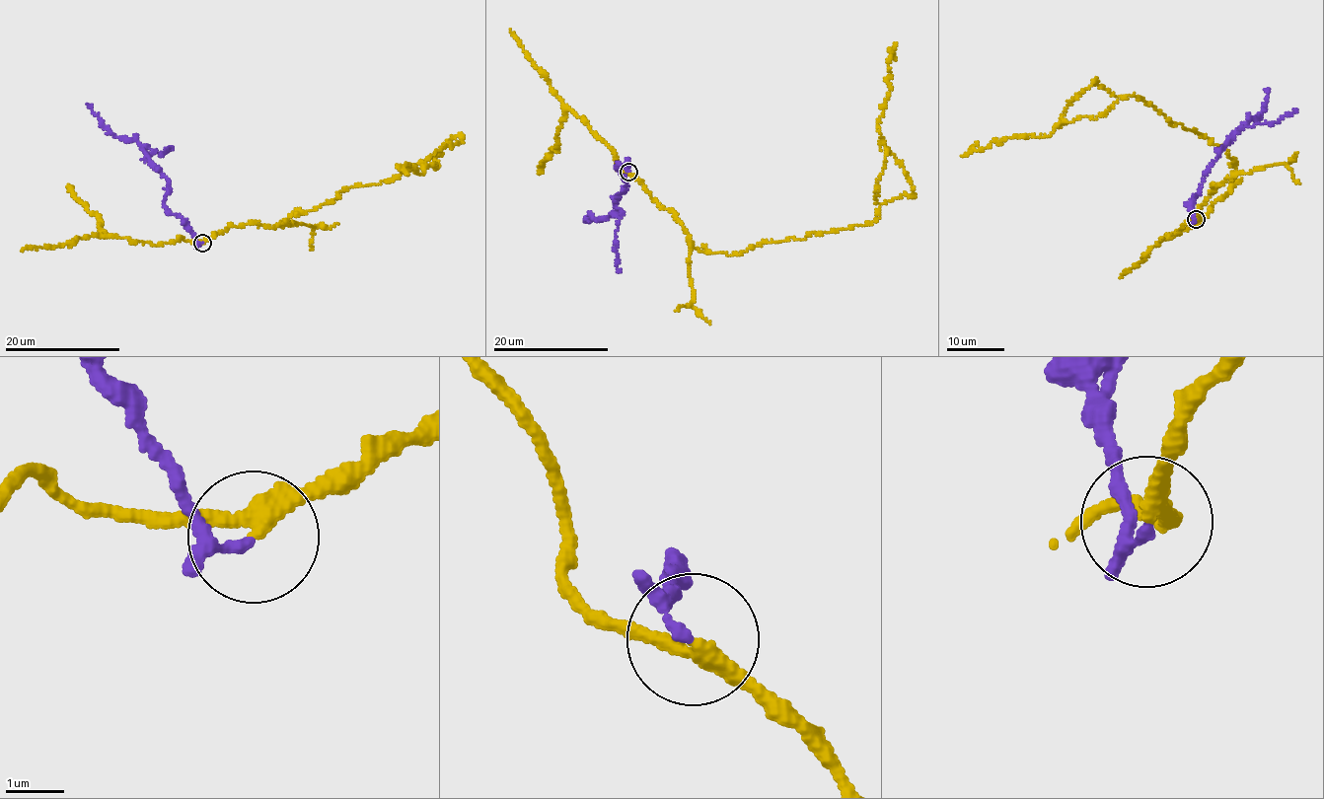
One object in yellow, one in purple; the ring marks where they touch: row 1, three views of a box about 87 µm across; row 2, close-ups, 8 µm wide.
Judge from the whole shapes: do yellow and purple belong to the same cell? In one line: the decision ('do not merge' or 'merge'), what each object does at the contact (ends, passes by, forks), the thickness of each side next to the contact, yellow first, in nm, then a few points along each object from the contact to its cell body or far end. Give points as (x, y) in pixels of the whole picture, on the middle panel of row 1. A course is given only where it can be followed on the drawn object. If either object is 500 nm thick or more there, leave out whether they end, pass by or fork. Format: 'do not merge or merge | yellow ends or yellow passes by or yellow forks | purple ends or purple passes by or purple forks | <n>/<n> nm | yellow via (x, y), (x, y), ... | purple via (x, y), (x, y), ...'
do not merge | yellow passes by | purple passes by | 280/120 nm | yellow via (628, 172), (706, 252), (741, 254), (869, 225), (883, 202), (913, 192), (879, 131), (891, 51), (896, 60) | purple via (628, 172), (619, 164), (625, 189), (611, 216), (587, 222), (586, 217)

